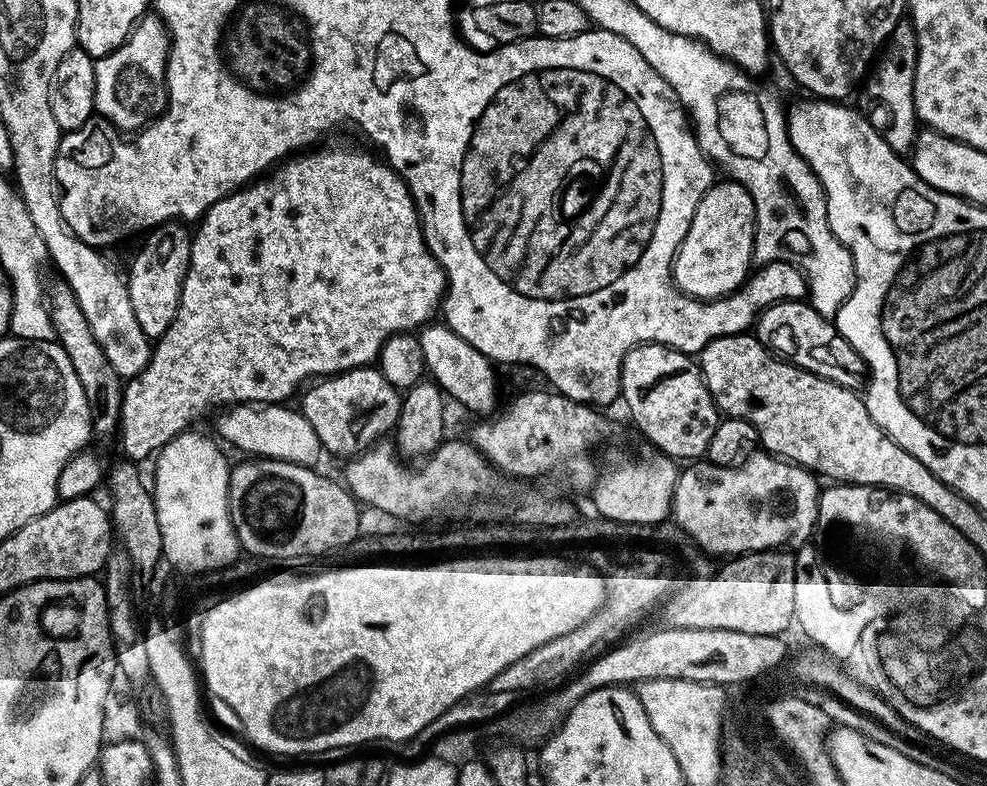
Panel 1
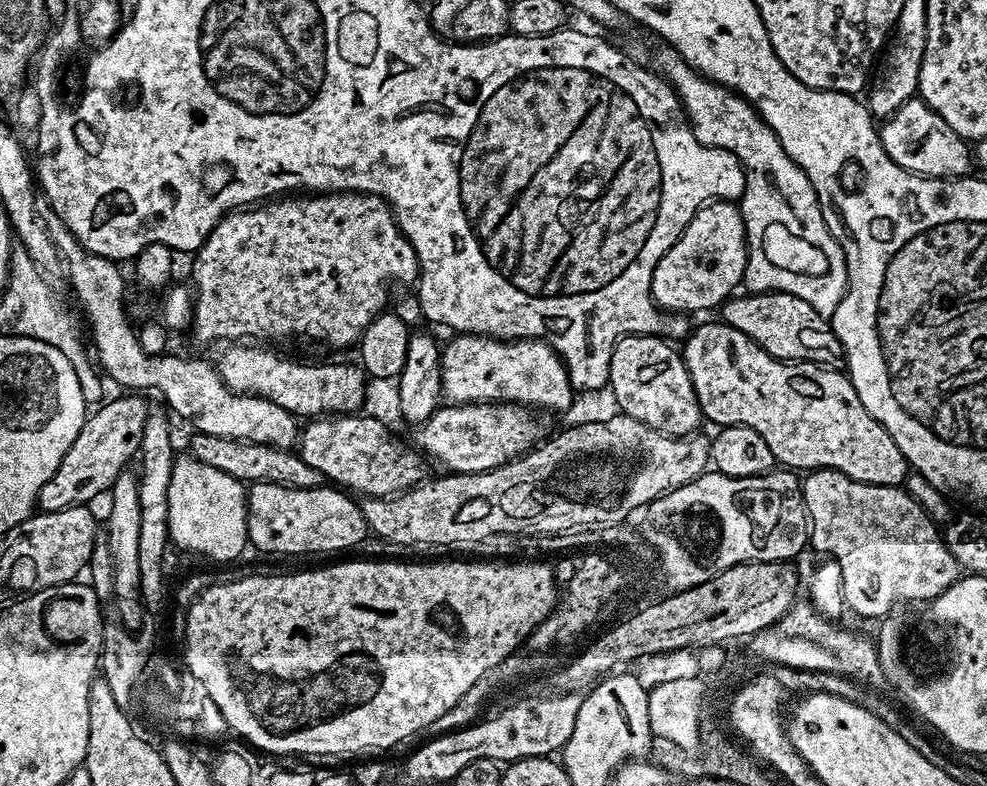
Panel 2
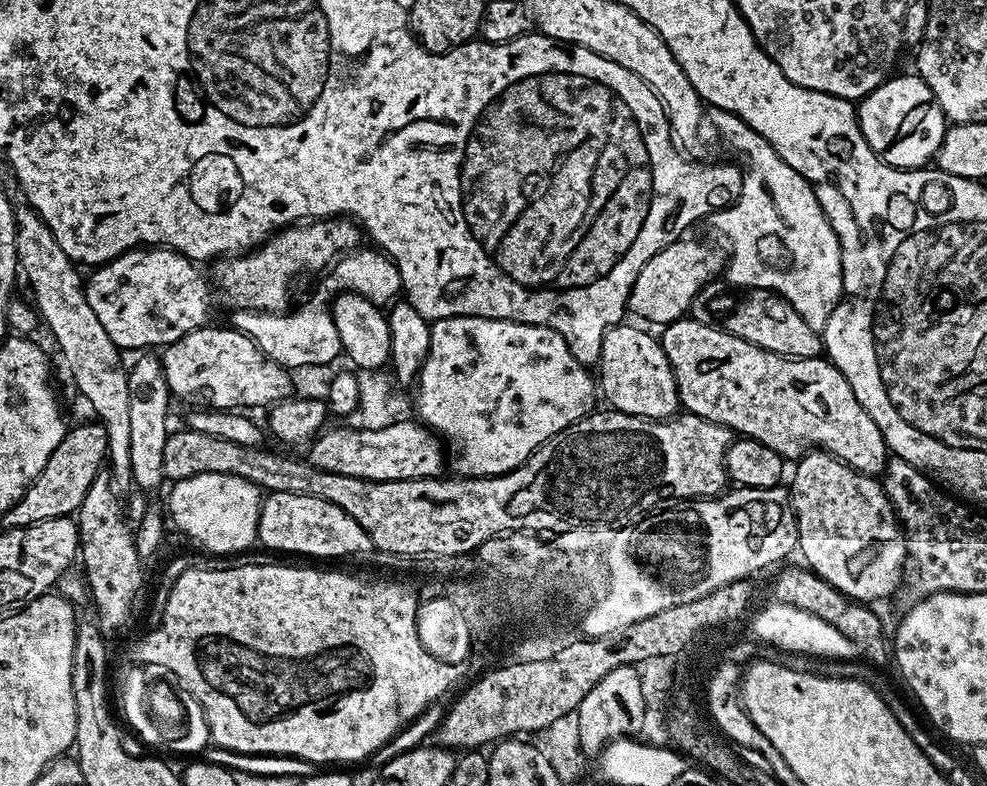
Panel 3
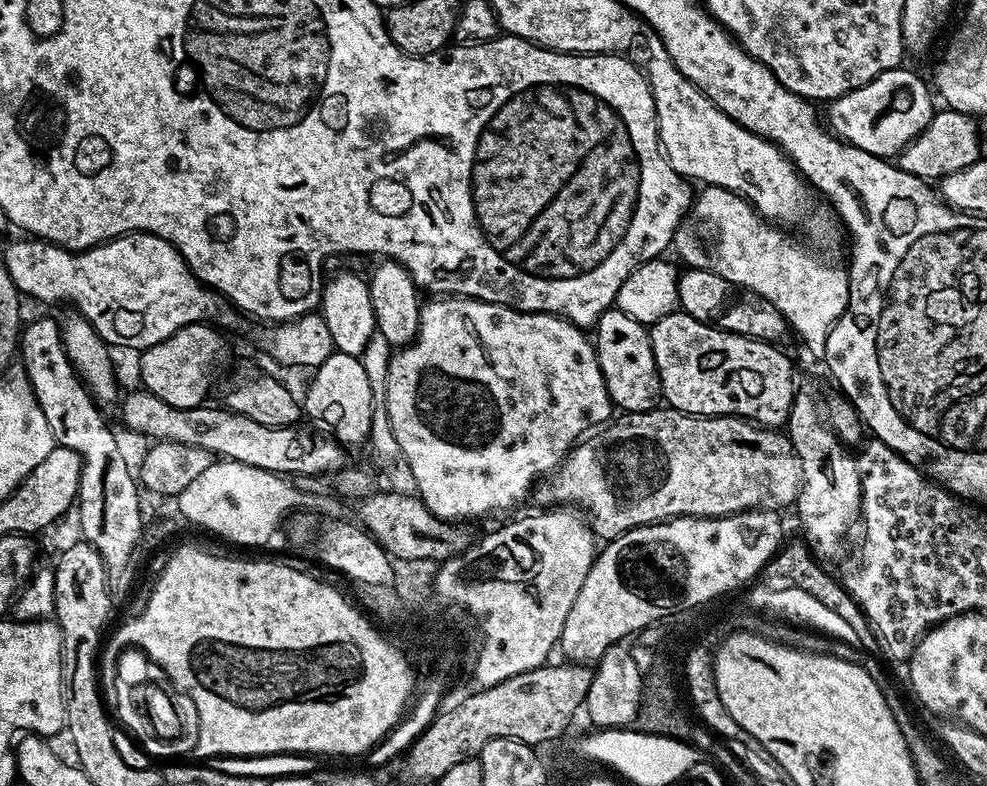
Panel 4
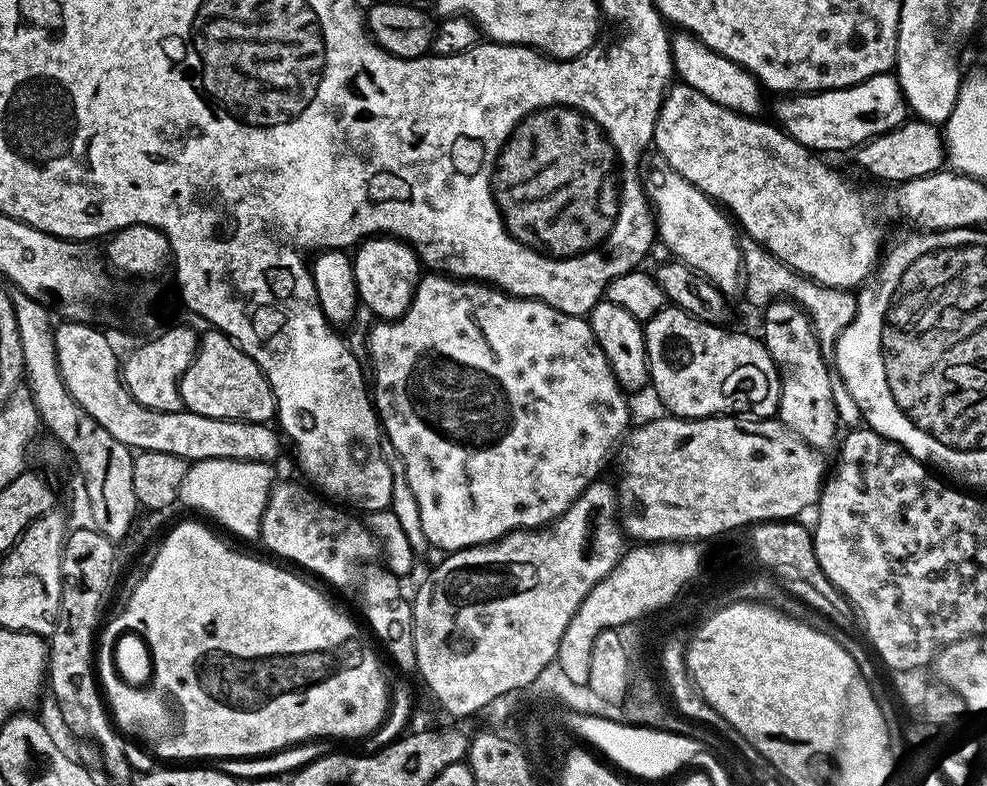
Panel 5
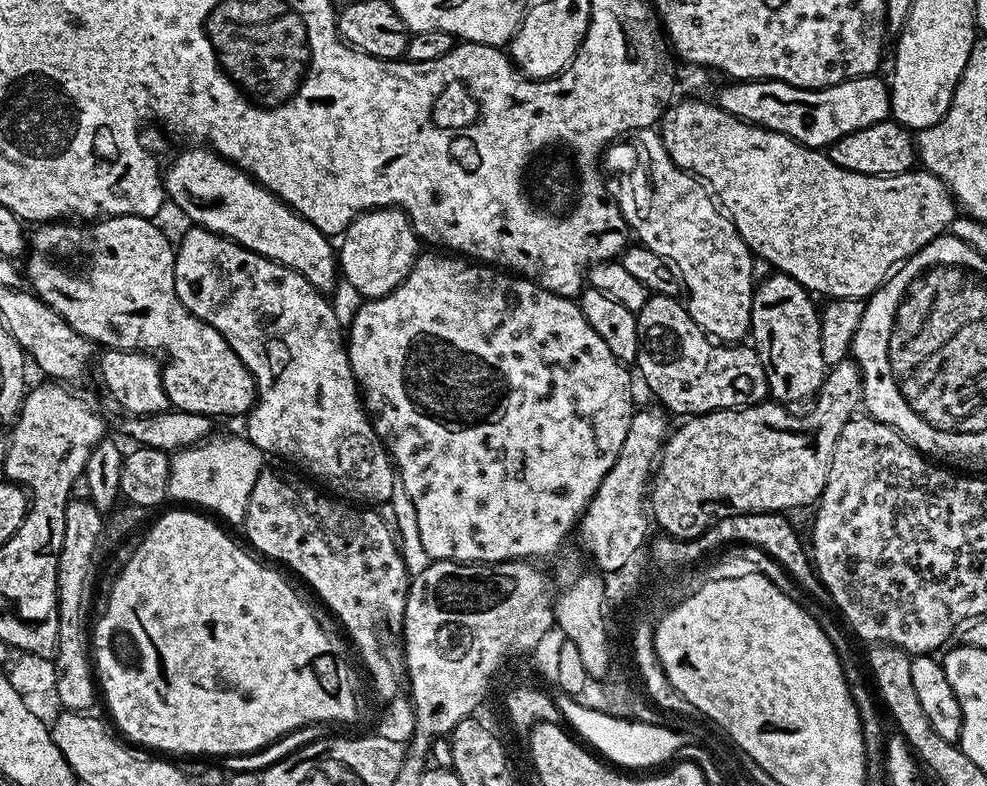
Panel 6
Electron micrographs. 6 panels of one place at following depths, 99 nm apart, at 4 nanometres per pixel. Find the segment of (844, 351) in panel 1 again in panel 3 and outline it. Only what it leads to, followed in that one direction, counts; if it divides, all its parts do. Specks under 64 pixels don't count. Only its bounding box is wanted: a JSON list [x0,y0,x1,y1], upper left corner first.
[690,283,821,360]

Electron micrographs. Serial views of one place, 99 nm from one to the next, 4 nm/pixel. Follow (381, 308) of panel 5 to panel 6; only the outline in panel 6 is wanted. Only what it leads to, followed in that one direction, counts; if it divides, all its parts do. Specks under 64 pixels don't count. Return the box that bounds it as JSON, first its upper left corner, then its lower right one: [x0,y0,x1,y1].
[339,208,422,300]

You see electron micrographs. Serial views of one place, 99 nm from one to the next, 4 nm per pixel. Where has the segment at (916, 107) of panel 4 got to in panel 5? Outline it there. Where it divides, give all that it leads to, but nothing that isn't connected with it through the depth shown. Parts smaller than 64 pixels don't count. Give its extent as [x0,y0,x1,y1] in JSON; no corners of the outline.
[775,74,910,154]

